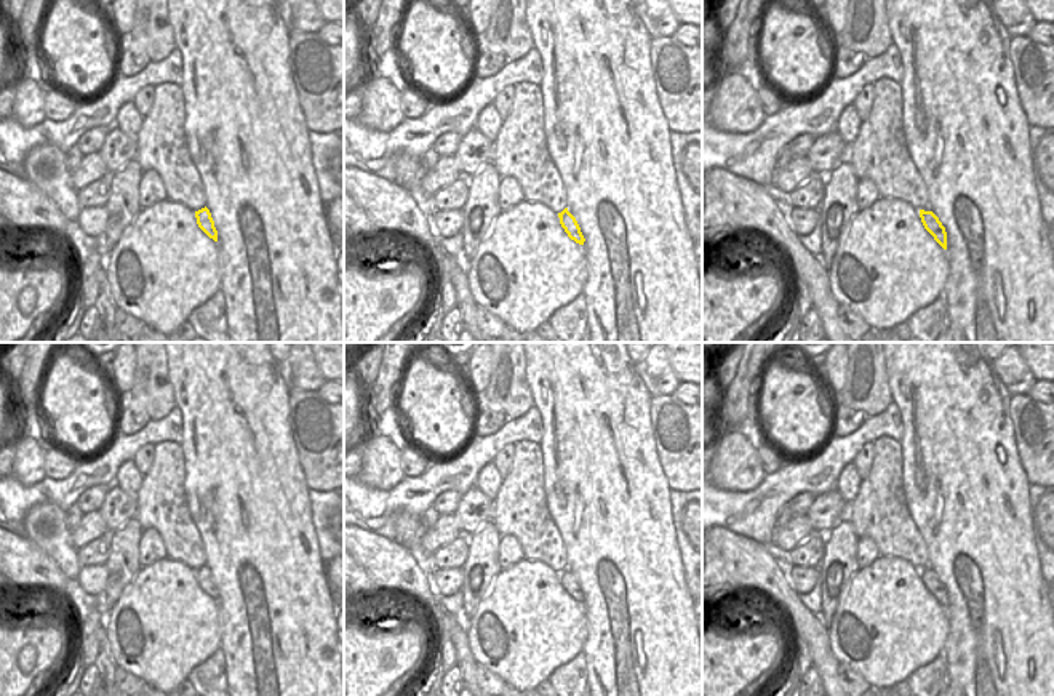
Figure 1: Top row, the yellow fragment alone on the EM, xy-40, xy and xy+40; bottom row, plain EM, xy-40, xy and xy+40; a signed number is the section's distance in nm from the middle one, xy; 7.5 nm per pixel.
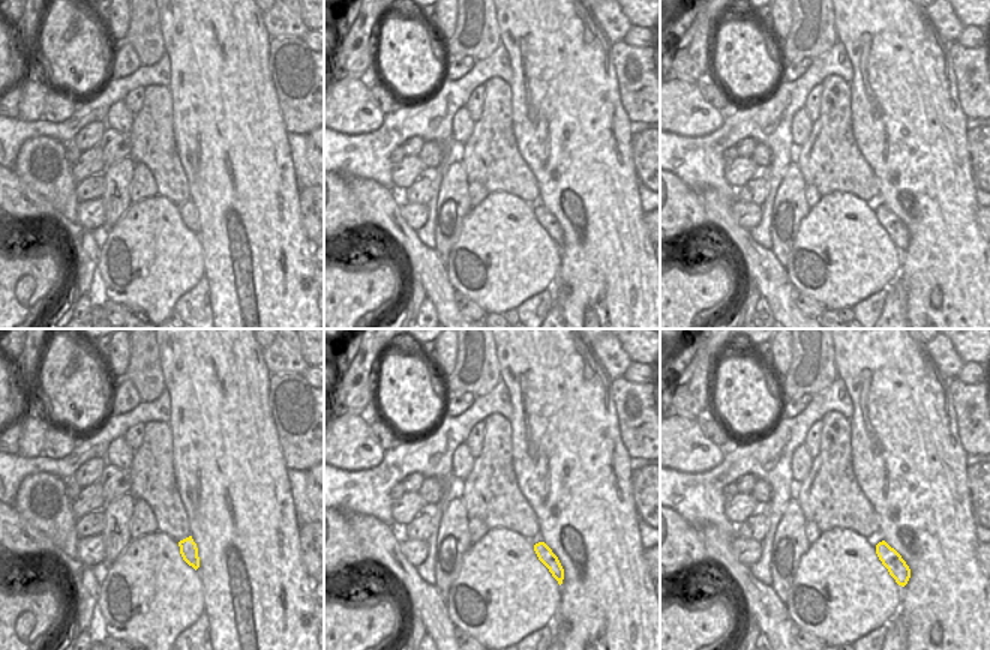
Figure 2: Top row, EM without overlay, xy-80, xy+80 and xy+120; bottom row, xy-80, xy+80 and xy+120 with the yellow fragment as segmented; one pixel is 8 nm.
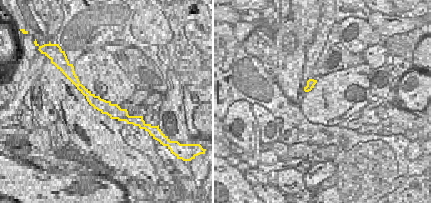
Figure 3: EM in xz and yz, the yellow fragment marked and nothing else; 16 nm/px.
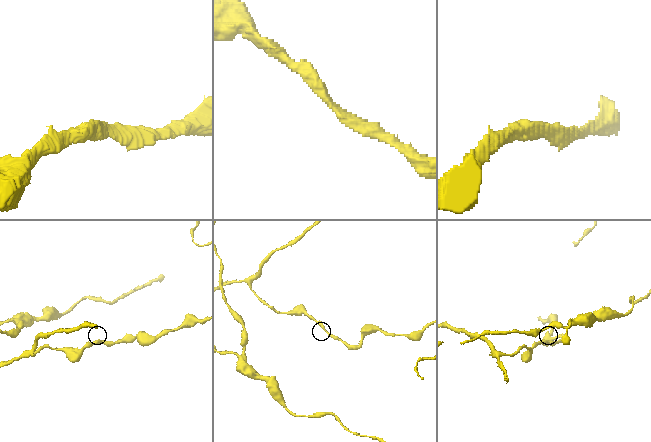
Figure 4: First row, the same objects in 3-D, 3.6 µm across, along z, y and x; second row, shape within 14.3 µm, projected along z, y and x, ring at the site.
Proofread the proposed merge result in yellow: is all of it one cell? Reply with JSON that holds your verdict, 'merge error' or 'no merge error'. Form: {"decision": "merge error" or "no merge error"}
{"decision": "no merge error"}

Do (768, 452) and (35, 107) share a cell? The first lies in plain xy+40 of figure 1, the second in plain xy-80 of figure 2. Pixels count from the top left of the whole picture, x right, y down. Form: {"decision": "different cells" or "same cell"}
{"decision": "different cells"}

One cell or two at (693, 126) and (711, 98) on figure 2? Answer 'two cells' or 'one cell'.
two cells

